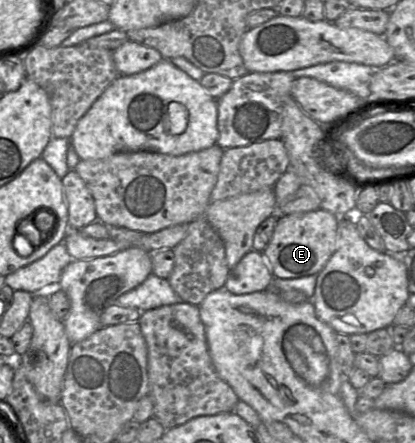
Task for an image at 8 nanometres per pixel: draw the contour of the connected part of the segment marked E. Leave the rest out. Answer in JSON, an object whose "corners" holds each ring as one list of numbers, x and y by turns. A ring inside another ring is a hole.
{"corners":[[321,208,278,215,272,237,263,251,274,278,295,279,318,275,337,249,339,219]]}

